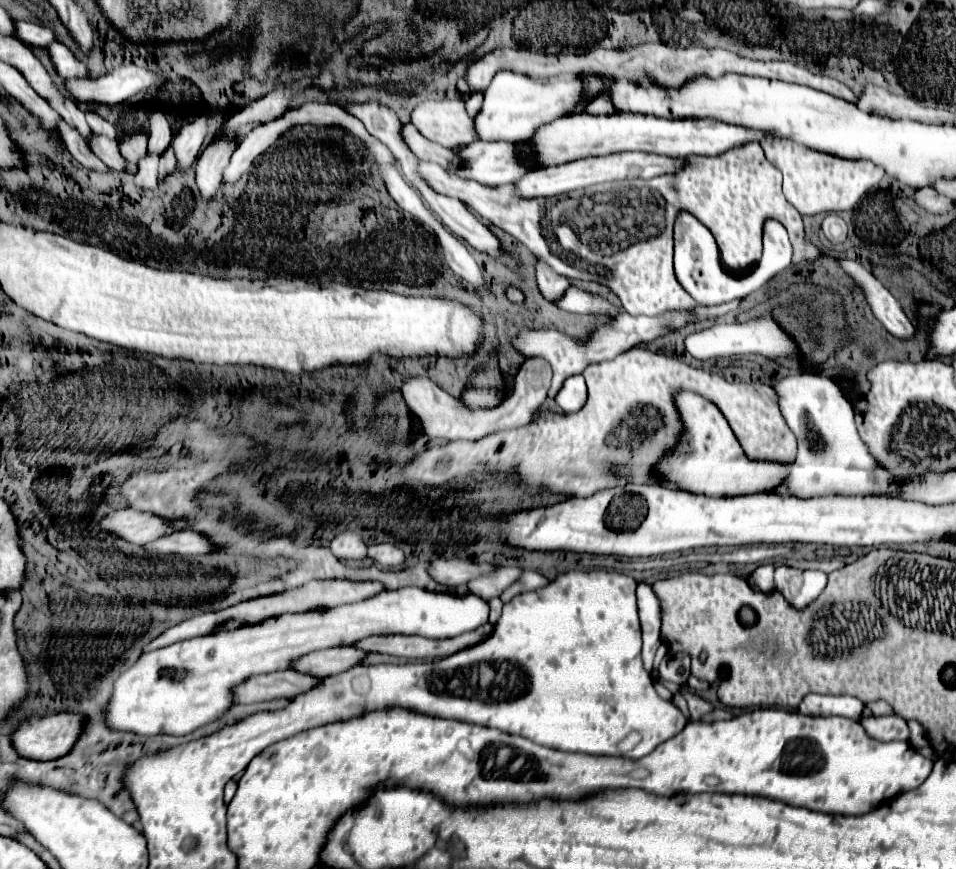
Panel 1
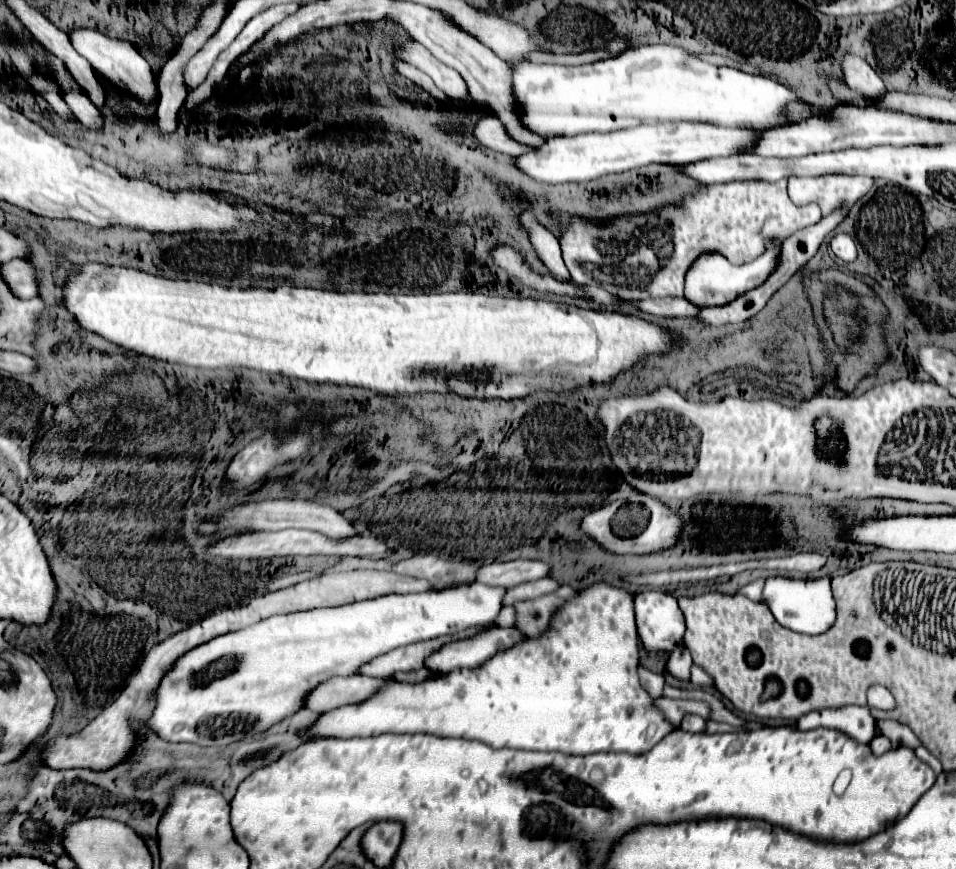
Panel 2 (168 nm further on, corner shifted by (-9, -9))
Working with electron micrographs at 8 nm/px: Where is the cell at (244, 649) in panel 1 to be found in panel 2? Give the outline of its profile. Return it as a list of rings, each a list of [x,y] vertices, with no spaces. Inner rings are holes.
[[[473,582],[447,590],[387,594],[349,606],[271,616],[245,630],[209,640],[175,660],[153,692],[155,706],[147,726],[167,742],[225,746],[243,740],[297,712],[301,696],[329,676],[357,674],[361,664],[397,646],[491,624],[501,610],[503,594],[501,588]]]

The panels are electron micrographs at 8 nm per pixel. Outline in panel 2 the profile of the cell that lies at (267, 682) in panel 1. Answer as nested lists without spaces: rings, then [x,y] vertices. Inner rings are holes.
[[[335,676],[325,682],[321,682],[315,690],[311,690],[303,698],[303,706],[321,714],[327,712],[329,708],[335,706],[345,706],[345,704],[357,704],[361,700],[367,700],[381,688],[385,680],[381,678],[369,678],[369,676]]]

